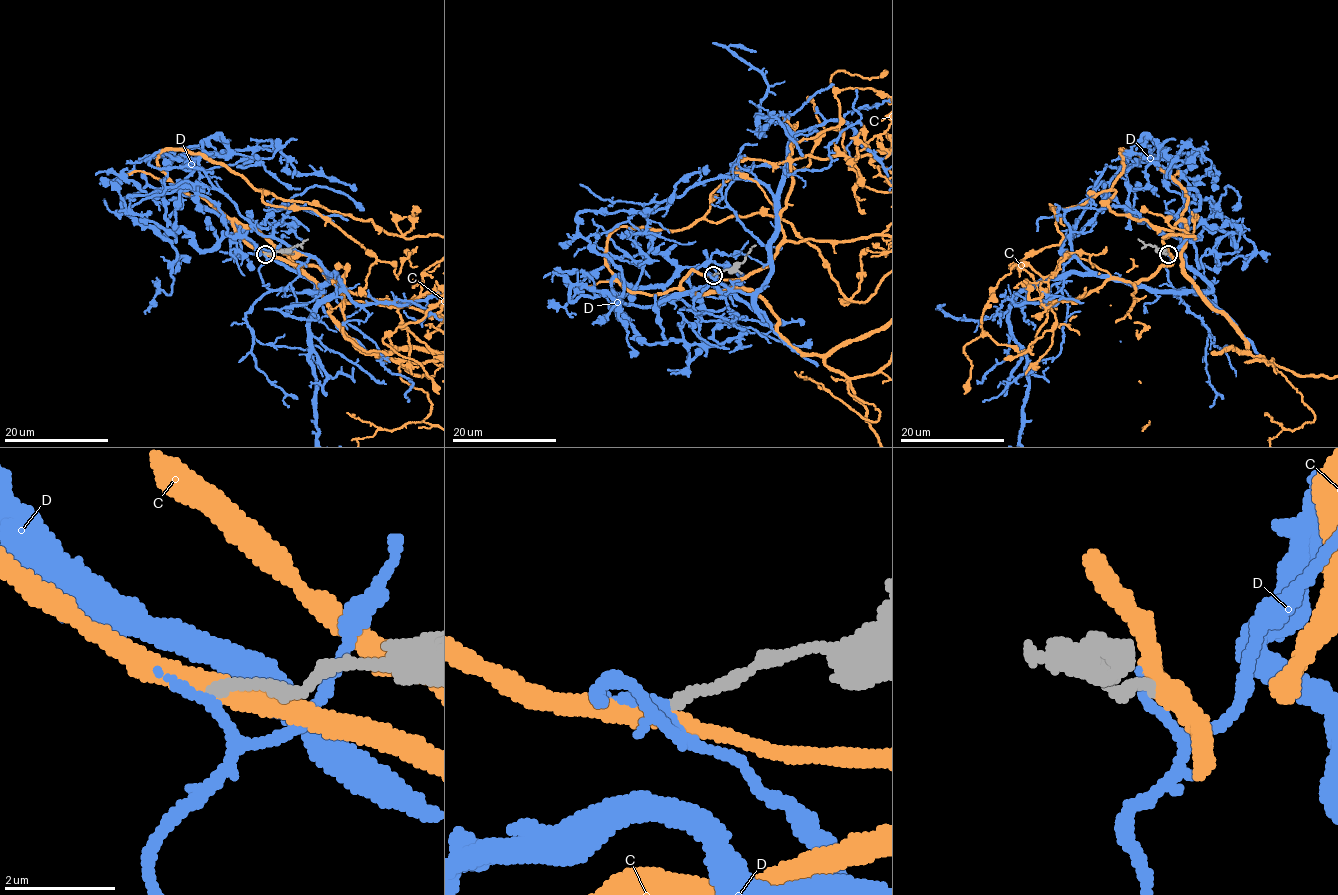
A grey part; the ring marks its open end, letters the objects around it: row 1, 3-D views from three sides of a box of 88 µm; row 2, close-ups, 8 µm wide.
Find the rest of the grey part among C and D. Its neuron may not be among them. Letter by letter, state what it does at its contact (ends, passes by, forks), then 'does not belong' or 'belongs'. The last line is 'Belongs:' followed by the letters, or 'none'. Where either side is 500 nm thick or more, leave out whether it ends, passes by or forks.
C: it passes by | does not belong
D: it ends | does not belong
Belongs: none

